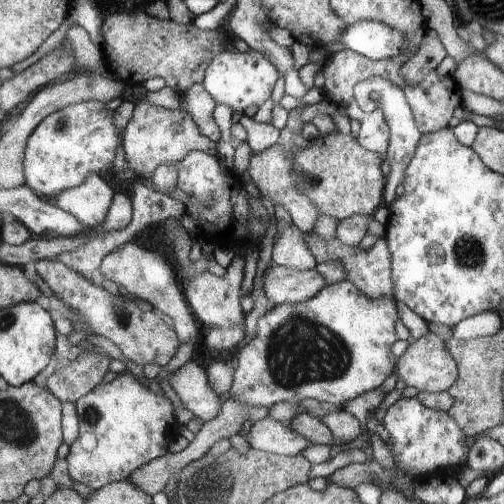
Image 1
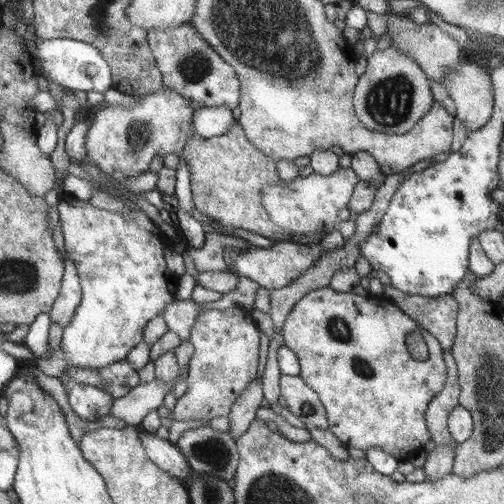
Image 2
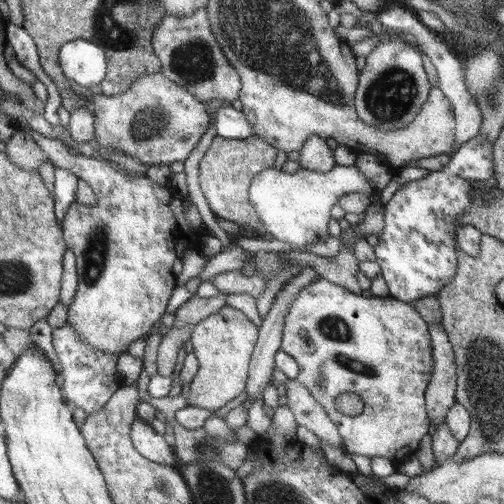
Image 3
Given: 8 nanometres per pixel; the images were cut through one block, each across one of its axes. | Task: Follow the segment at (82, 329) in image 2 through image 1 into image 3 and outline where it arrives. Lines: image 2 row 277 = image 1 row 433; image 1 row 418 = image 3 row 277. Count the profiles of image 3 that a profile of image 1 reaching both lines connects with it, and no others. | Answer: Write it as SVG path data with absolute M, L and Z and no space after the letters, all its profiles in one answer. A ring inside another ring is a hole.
M33 132L33 140L37 142L37 146L41 146L41 150L45 150L45 154L49 154L53 168L71 172L77 180L83 180L93 190L93 194L97 194L95 206L73 202L63 218L65 246L69 246L69 252L75 256L79 276L77 294L73 296L73 302L67 308L67 322L73 324L75 332L83 342L91 344L95 350L103 354L125 350L131 342L143 338L149 332L149 328L167 312L171 292L177 286L173 262L183 262L187 250L201 250L201 236L207 236L207 232L203 230L203 222L197 226L187 224L183 216L185 204L179 198L179 194L149 182L145 174L133 174L121 166L111 168L103 158L95 160L75 152L71 156L63 142L45 138L37 132Z

